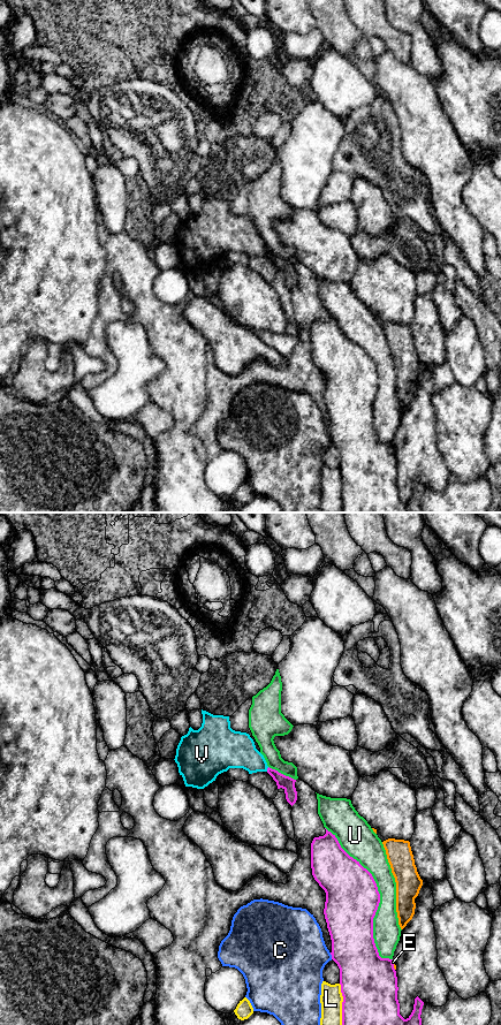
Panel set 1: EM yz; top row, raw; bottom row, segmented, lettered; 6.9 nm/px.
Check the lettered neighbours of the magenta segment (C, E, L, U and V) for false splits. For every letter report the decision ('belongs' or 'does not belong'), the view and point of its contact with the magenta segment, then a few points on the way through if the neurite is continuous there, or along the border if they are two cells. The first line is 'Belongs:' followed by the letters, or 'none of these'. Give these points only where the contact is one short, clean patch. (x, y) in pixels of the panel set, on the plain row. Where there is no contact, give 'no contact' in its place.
Belongs: none of these
C: does not belong; contact yz (332, 440)
E: does not belong; contact yz (393, 449)
L: does not belong; contact yz (342, 490)
U: does not belong; contact yz (379, 380)
V: does not belong; contact yz (267, 253); border yz (268, 251), (266, 255)

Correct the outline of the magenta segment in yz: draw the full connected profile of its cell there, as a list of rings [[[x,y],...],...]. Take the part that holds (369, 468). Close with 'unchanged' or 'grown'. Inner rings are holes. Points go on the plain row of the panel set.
[[[327,313],[324,320],[314,321],[311,327],[311,352],[314,364],[326,377],[324,398],[332,424],[332,443],[340,453],[343,480],[342,512],[423,512],[420,499],[424,486],[417,480],[411,499],[407,503],[400,499],[397,461],[393,443],[381,442],[374,427],[373,402],[380,387],[380,378],[372,358],[350,341],[341,332],[335,319]]]; unchanged

